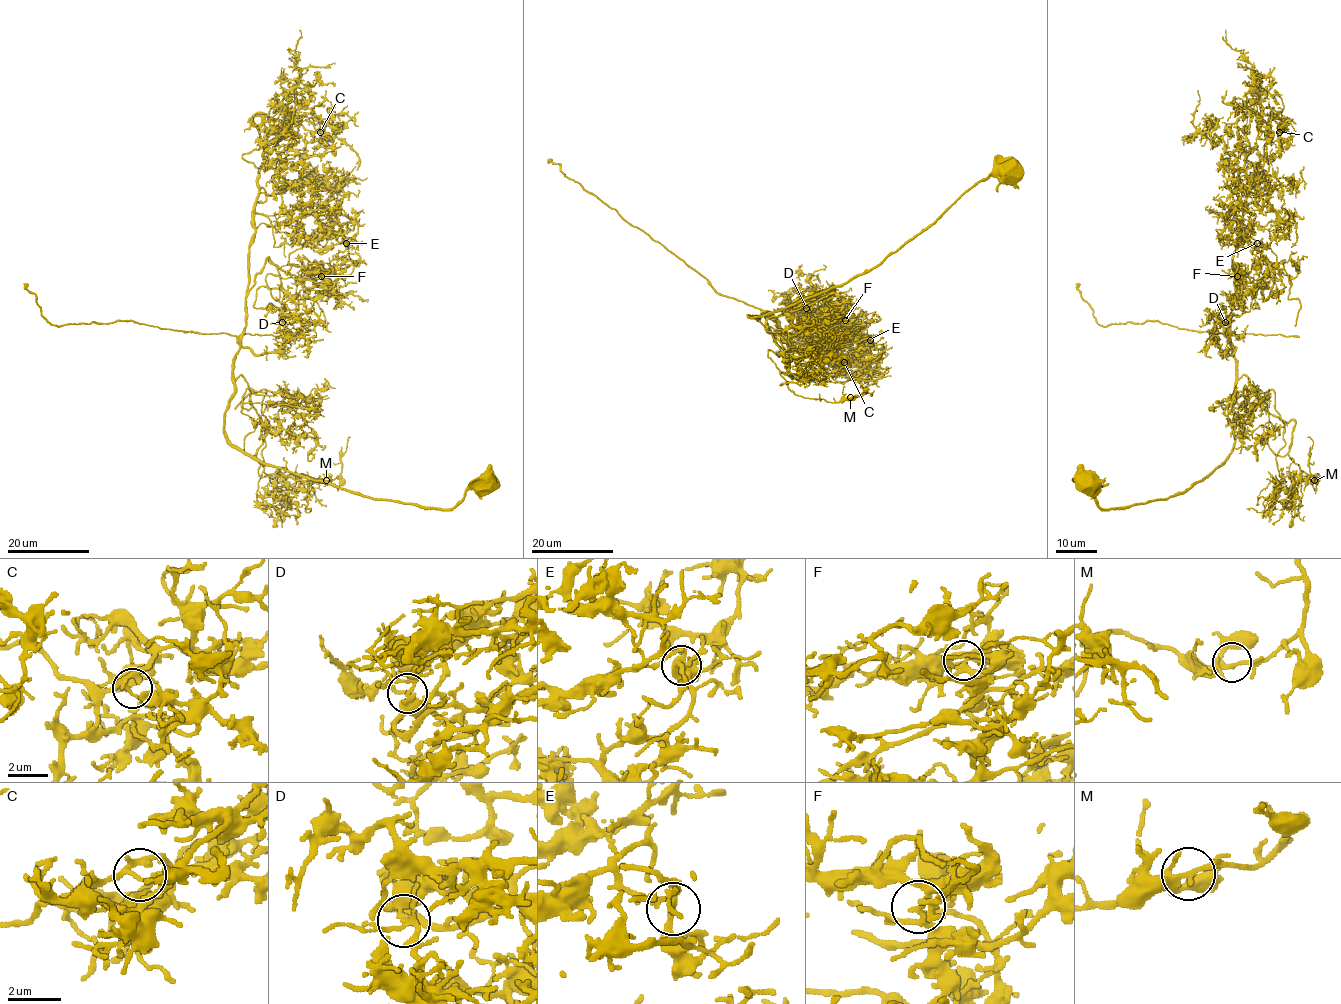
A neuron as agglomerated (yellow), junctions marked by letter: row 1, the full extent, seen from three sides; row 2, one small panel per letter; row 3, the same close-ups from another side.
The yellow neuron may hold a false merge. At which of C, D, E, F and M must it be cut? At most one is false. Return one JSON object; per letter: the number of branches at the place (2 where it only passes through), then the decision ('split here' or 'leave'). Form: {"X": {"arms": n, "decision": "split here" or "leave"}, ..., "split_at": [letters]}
{"C": {"arms": 4, "decision": "leave"}, "D": {"arms": 4, "decision": "split here"}, "E": {"arms": 4, "decision": "leave"}, "F": {"arms": 4, "decision": "leave"}, "M": {"arms": 4, "decision": "leave"}, "split_at": ["D"]}

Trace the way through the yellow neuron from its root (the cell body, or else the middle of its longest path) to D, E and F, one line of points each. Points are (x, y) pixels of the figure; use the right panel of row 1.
D: (1087, 480), (1102, 509), (1124, 509), (1184, 491), (1229, 455), (1236, 348), (1226, 353), (1216, 342), (1225, 323)
E: (1087, 480), (1102, 509), (1124, 509), (1184, 491), (1232, 451), (1236, 285), (1264, 258), (1291, 283), (1257, 243)
F: (1087, 480), (1124, 509), (1232, 451), (1233, 296), (1256, 262), (1274, 273), (1237, 276)

